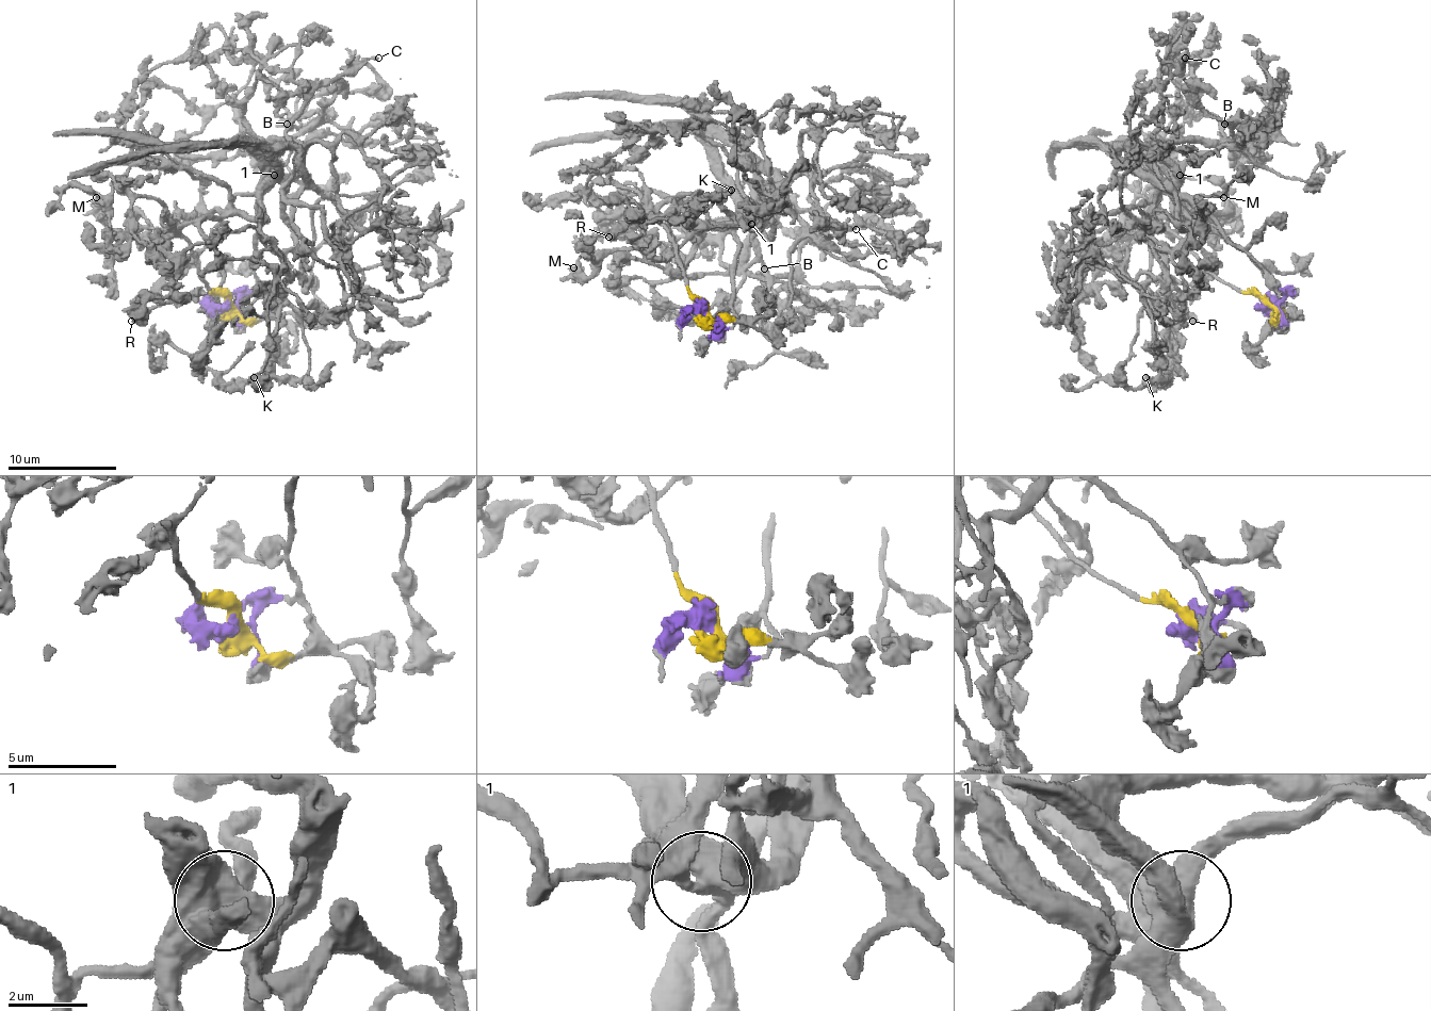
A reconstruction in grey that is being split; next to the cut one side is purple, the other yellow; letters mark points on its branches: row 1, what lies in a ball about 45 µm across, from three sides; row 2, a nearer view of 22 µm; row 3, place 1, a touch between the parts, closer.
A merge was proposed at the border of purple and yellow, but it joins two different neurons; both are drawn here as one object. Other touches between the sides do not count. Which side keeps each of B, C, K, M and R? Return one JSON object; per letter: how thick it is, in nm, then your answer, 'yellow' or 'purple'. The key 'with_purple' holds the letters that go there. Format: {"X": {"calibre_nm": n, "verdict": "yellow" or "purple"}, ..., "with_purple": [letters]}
{"B": {"calibre_nm": 320, "verdict": "purple"}, "C": {"calibre_nm": 200, "verdict": "purple"}, "K": {"calibre_nm": 160, "verdict": "yellow"}, "M": {"calibre_nm": 500, "verdict": "yellow"}, "R": {"calibre_nm": 480, "verdict": "yellow"}, "with_purple": ["B", "C"]}

